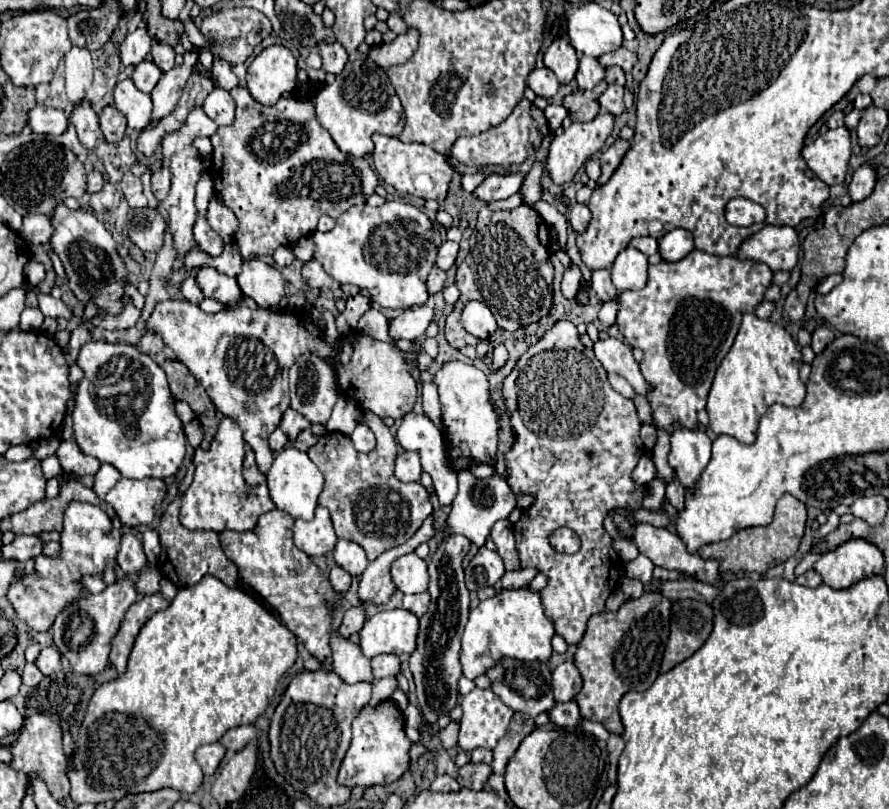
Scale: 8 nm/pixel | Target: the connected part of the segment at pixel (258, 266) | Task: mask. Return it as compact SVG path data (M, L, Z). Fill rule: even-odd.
M260 258L244 260L242 272L236 280L242 294L264 308L274 308L286 294L286 284L278 268L262 262Z

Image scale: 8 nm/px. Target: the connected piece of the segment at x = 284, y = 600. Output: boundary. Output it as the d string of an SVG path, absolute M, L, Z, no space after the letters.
M272 510L260 516L258 526L252 532L220 532L222 550L236 564L242 582L248 584L278 614L282 624L322 664L322 670L332 672L332 650L328 646L330 614L326 610L326 600L332 600L336 594L318 566L294 546L292 522L294 518L282 510Z

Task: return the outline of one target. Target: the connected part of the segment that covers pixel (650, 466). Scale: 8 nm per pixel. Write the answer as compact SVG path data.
M644 454L644 456L640 458L640 462L638 462L638 466L636 466L634 472L632 472L632 480L634 480L636 484L640 484L640 486L646 486L646 484L650 484L650 482L654 480L654 476L656 476L654 462L652 462L650 456Z

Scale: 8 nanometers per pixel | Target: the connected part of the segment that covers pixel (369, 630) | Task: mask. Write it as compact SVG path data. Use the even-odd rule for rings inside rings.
M380 610L360 630L360 650L366 658L378 654L412 654L416 648L418 618L408 610Z

